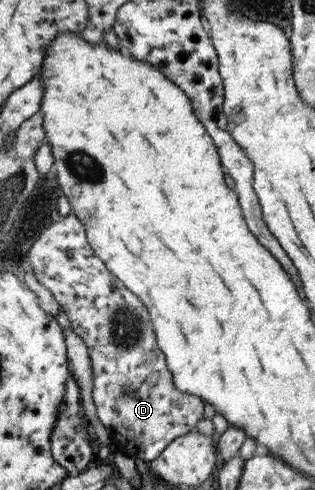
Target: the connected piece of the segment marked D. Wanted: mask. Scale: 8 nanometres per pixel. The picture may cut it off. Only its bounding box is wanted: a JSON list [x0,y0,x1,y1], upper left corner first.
[26,214,202,462]

